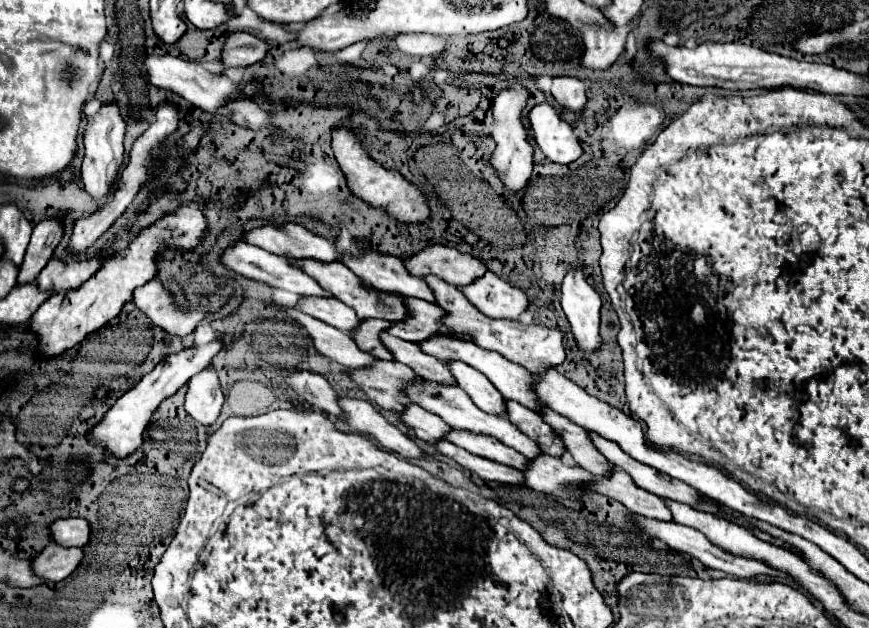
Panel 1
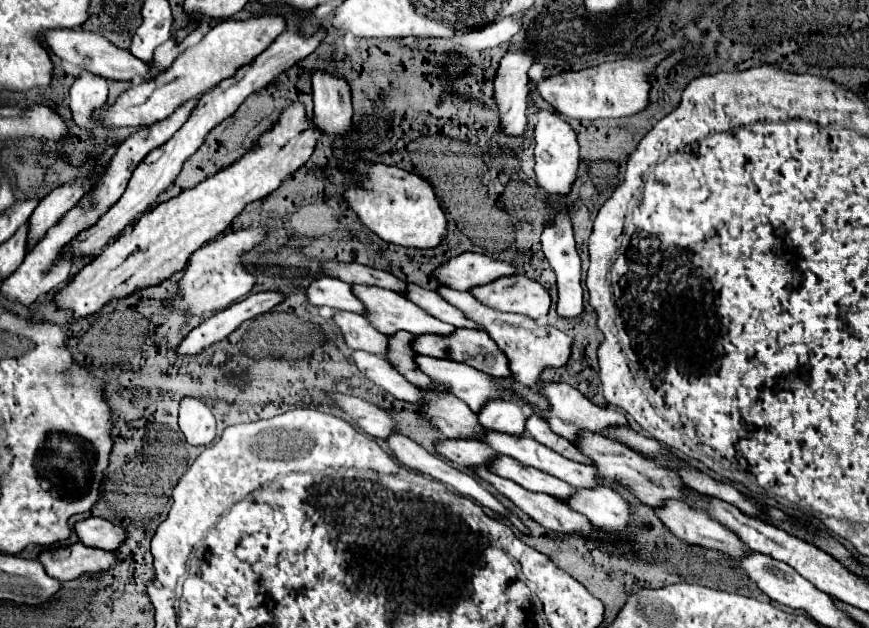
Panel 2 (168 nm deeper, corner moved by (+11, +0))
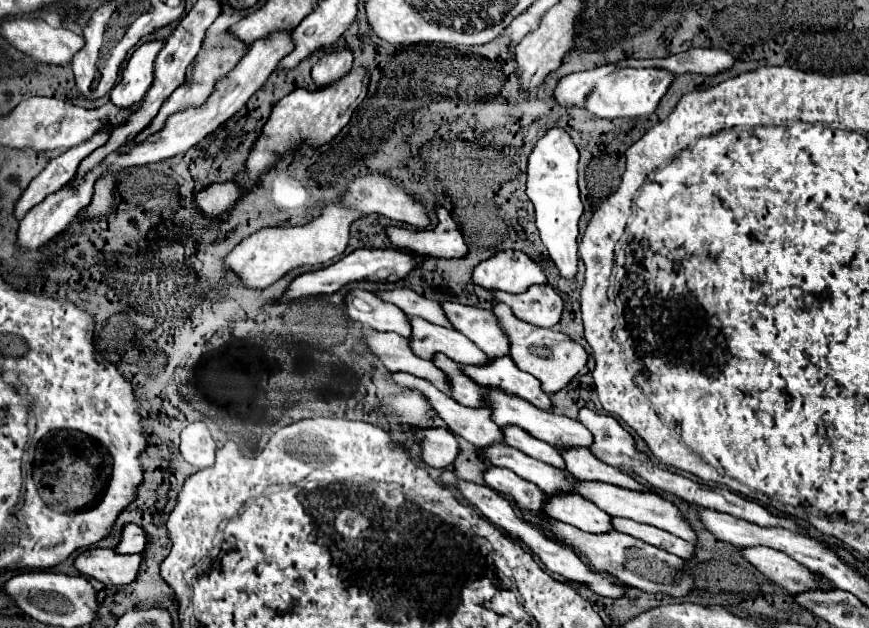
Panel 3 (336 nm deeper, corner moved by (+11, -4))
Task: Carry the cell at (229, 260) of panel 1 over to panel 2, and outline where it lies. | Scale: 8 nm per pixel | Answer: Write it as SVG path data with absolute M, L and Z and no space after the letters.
M317 277L309 291L307 291L309 303L317 305L317 307L331 307L337 311L351 311L351 313L361 313L365 315L365 305L357 299L357 295L353 293L349 283L343 283L341 279L335 277Z

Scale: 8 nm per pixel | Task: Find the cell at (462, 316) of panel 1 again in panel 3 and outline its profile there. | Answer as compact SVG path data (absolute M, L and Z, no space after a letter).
M495 303L493 305L493 315L497 317L499 327L503 329L503 333L509 337L511 343L511 359L513 363L521 369L531 373L535 379L541 381L541 389L545 393L555 393L559 389L563 389L587 363L587 353L585 349L575 343L571 337L559 333L559 331L551 331L551 329L543 329L531 323L525 323L521 319L517 319L511 309L503 303Z

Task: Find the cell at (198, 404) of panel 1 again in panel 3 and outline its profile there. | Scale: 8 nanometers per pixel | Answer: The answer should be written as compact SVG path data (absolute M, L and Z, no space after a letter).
M205 419L191 421L181 431L181 455L185 457L185 461L195 465L197 469L213 465L215 441L211 439L211 433L209 433Z

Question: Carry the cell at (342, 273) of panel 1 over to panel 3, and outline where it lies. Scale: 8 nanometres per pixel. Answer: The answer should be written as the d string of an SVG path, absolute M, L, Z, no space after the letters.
M419 317L411 319L411 337L407 339L411 351L417 357L431 359L433 353L443 353L455 363L465 363L465 365L483 365L489 361L473 341L463 337L457 329L447 329L429 321L423 321Z

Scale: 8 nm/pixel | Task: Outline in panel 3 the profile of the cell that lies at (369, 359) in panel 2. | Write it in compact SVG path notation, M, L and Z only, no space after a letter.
M397 371L397 373L391 373L393 375L393 383L403 387L403 389L411 389L411 391L419 391L427 397L429 405L435 409L435 413L445 421L445 425L461 435L463 439L467 439L469 443L473 443L475 447L479 445L489 445L489 441L503 441L501 437L501 429L497 425L493 425L493 421L489 421L489 409L481 407L481 409L471 409L471 407L465 407L465 405L459 405L457 401L453 401L449 395L445 395L443 391L439 391L431 381L423 381L421 377L415 377L411 373L403 373L403 371Z

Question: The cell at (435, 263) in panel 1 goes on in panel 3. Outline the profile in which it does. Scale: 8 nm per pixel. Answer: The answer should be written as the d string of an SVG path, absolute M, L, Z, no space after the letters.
M499 251L473 269L473 283L485 289L523 293L535 283L547 283L545 273L521 251Z

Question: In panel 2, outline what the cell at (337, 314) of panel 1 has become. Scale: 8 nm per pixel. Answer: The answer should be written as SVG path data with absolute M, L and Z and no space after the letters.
M345 311L345 313L335 313L333 319L339 325L339 329L343 331L343 337L351 349L377 353L377 355L387 353L389 337L383 335L381 331L373 329L373 325L369 325L369 321L363 315Z

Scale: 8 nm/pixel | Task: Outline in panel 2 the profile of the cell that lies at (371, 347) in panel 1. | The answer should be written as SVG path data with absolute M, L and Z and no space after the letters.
M399 331L397 335L389 337L389 351L387 351L385 359L393 367L397 367L397 371L401 375L405 375L407 381L417 385L419 389L421 389L421 385L429 385L429 389L437 389L437 393L445 393L445 389L441 389L439 385L433 385L433 381L429 381L429 377L425 377L417 369L417 363L413 363L413 357L417 355L417 351L411 347L411 341L415 341L415 337L405 331Z

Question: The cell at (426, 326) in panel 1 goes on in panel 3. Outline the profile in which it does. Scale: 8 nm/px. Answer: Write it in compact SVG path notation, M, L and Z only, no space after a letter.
M495 357L485 365L459 365L459 367L467 377L471 377L479 385L497 385L507 393L517 393L519 397L525 397L525 401L537 405L539 409L551 409L551 401L541 391L539 381L533 375L517 369L511 357Z

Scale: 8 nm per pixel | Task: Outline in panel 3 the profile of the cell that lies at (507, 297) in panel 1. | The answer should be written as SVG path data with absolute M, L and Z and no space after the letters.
M533 285L525 293L491 291L491 295L493 301L509 305L513 313L527 323L539 327L553 327L561 319L563 301L551 285Z

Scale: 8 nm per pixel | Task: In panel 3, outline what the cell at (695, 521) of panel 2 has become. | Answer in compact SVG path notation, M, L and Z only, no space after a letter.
M741 547L737 549L767 581L775 583L787 593L801 593L807 589L833 589L827 579L817 581L809 569L793 561L789 555L769 547Z

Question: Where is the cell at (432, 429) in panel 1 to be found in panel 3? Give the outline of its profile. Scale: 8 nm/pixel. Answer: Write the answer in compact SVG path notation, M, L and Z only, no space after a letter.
M487 465L483 471L483 479L491 489L515 499L515 503L519 507L531 509L533 513L543 513L545 495L541 493L541 489L537 489L537 485L517 477L513 471L509 471L505 467Z

